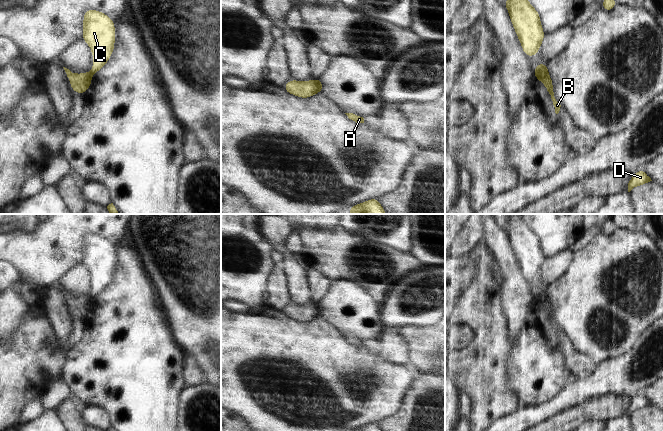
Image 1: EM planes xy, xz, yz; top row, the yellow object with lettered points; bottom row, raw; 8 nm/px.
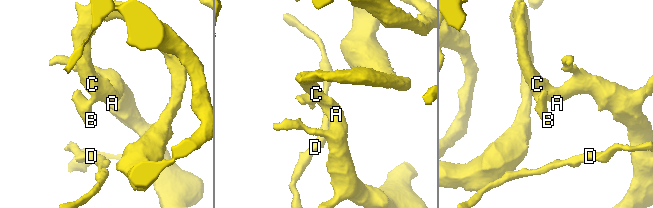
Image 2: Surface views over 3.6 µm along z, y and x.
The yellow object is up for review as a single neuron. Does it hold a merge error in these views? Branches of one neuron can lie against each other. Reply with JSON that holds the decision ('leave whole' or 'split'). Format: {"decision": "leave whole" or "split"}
{"decision": "split"}

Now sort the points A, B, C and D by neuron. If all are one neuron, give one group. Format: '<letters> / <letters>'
A C D / B

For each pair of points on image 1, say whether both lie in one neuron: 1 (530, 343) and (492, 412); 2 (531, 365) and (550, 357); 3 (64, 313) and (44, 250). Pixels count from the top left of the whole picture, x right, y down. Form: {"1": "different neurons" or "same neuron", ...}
{"1": "different neurons", "2": "same neuron", "3": "different neurons"}

